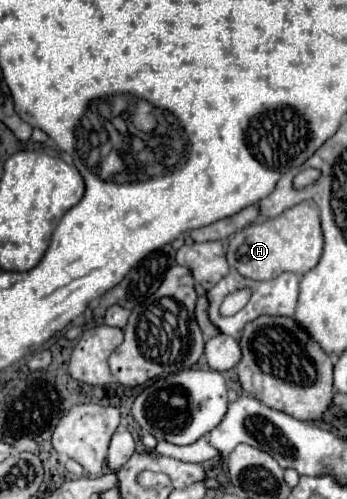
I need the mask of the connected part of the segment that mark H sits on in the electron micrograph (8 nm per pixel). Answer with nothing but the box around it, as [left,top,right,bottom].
[227,201,323,279]

